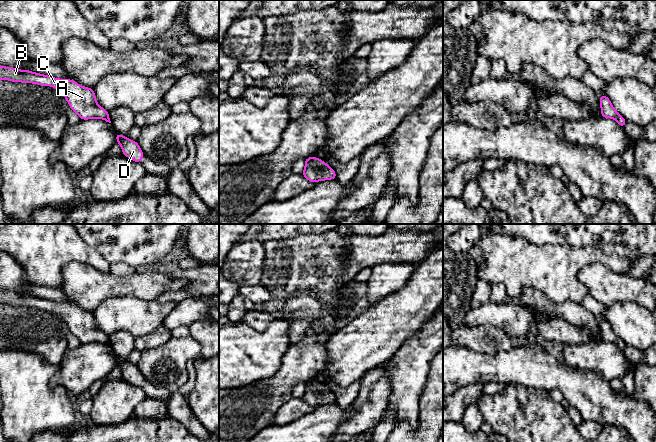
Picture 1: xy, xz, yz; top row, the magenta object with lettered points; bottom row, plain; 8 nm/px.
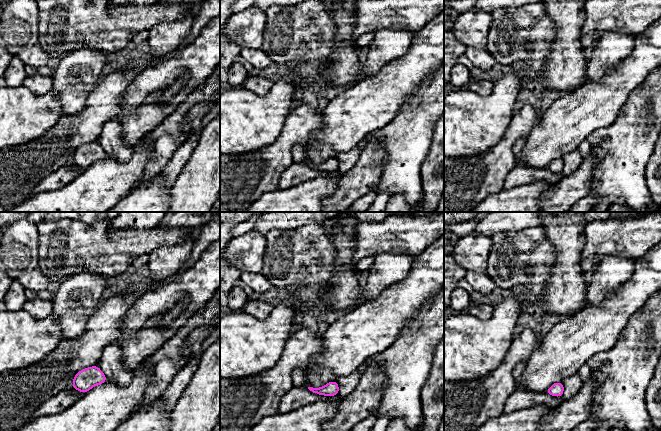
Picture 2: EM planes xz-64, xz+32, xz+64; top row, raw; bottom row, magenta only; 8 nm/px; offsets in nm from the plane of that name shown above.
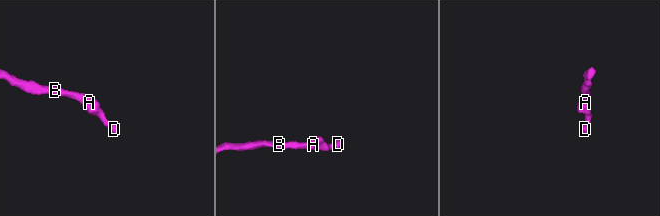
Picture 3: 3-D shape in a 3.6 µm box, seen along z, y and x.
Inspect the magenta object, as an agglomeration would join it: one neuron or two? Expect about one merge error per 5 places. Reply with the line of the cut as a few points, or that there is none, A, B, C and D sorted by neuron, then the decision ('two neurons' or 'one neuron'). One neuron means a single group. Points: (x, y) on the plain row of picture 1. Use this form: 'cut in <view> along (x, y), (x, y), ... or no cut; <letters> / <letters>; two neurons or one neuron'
no cut; A B C D; one neuron

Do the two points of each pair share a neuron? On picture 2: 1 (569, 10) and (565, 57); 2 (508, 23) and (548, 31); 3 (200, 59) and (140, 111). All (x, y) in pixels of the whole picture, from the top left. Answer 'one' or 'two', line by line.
1: one
2: one
3: one

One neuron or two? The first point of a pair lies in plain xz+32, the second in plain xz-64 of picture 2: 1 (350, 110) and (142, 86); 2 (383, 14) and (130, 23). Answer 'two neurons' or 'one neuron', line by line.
1: one neuron
2: one neuron

